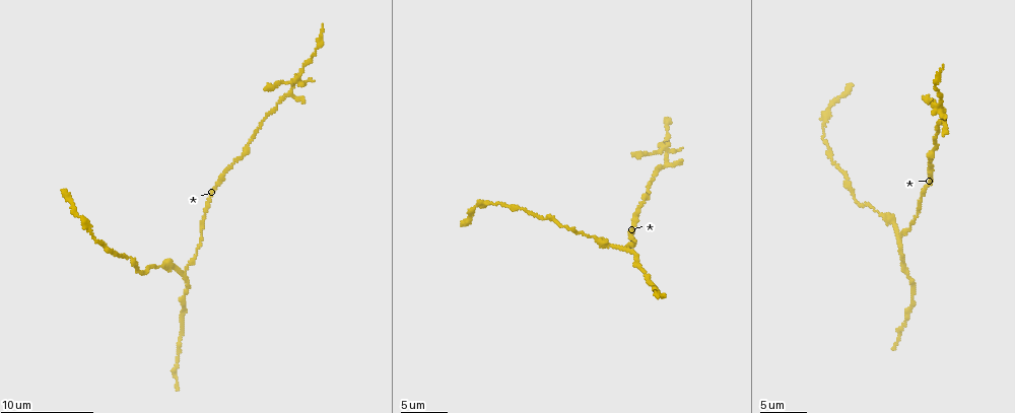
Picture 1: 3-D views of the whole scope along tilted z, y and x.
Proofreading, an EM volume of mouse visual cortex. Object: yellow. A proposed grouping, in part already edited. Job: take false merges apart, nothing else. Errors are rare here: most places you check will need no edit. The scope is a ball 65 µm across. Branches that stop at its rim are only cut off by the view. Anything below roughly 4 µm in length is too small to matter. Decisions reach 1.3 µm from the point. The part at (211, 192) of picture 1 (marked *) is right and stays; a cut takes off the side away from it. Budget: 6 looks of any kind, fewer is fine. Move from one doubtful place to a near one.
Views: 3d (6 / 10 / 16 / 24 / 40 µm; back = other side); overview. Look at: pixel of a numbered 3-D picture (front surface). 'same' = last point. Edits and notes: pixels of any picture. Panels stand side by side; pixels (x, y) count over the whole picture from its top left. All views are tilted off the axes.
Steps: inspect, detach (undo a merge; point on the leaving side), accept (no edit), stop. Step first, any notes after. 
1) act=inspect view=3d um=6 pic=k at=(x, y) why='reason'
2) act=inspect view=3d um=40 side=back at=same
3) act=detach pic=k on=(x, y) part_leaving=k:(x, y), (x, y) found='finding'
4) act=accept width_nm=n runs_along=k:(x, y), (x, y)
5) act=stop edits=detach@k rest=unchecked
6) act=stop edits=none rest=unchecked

act=inspect view=3d um=10 pic=1 at=(899, 237) why='side arm on a straight run'

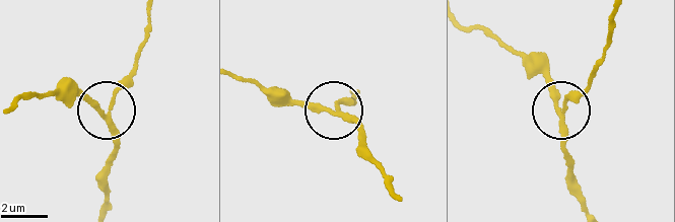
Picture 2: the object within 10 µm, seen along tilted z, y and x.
act=detach pic=2 on=(87, 97) width_nm=190 part_leaving=2:(103, 117), (80, 99), (50, 94), (31, 94), (10, 104) found='two neurons meet here'

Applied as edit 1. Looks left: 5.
act=inspect view=overview

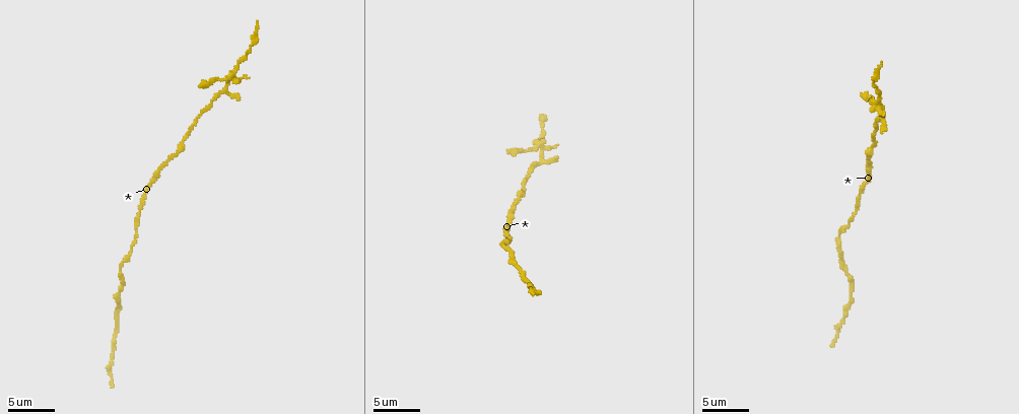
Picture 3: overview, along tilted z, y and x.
act=inspect view=3d um=16 pic=3 at=(873, 146) why='thick turns thin'

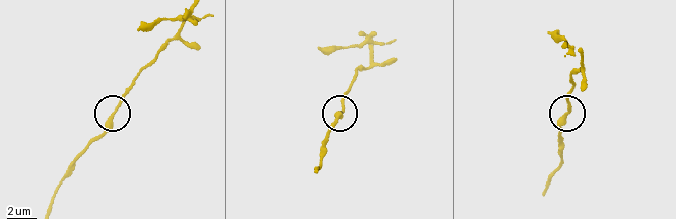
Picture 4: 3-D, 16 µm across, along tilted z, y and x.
act=inspect view=3d um=16 side=back pic=4 at=(110, 113)

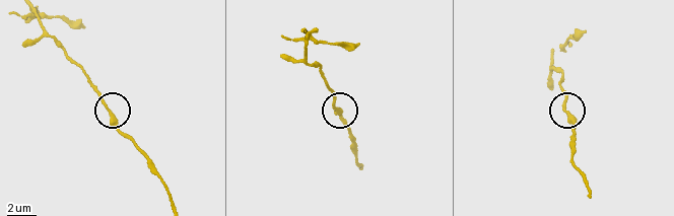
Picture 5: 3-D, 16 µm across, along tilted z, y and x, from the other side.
act=accept runs_along=5:(358, 160), (354, 137), (329, 91) found='one neuron here'

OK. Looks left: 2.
act=inspect view=3d um=10 pic=3 at=(537, 149) why='arms run side by side'

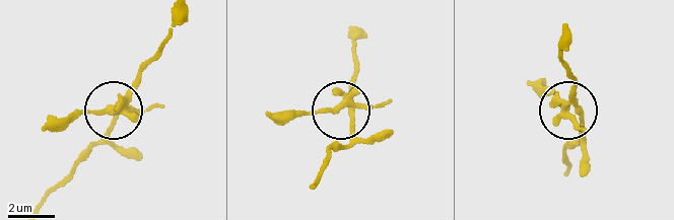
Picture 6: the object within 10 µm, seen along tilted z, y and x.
act=inspect view=3d um=6 pic=6 at=(337, 105)

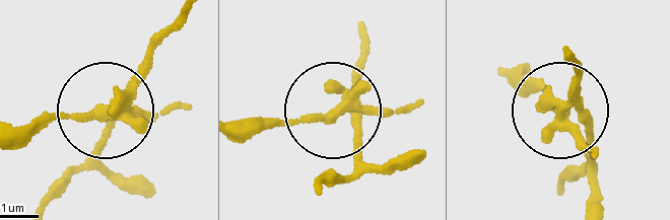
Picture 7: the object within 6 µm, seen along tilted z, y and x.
act=detach pic=7 on=(175, 102) part_leaving=7:(131, 97), (13, 131) found='a second neuron is stuck on'

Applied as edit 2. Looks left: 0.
act=stop edits=detach@2,detach@7 rest=unchecked

